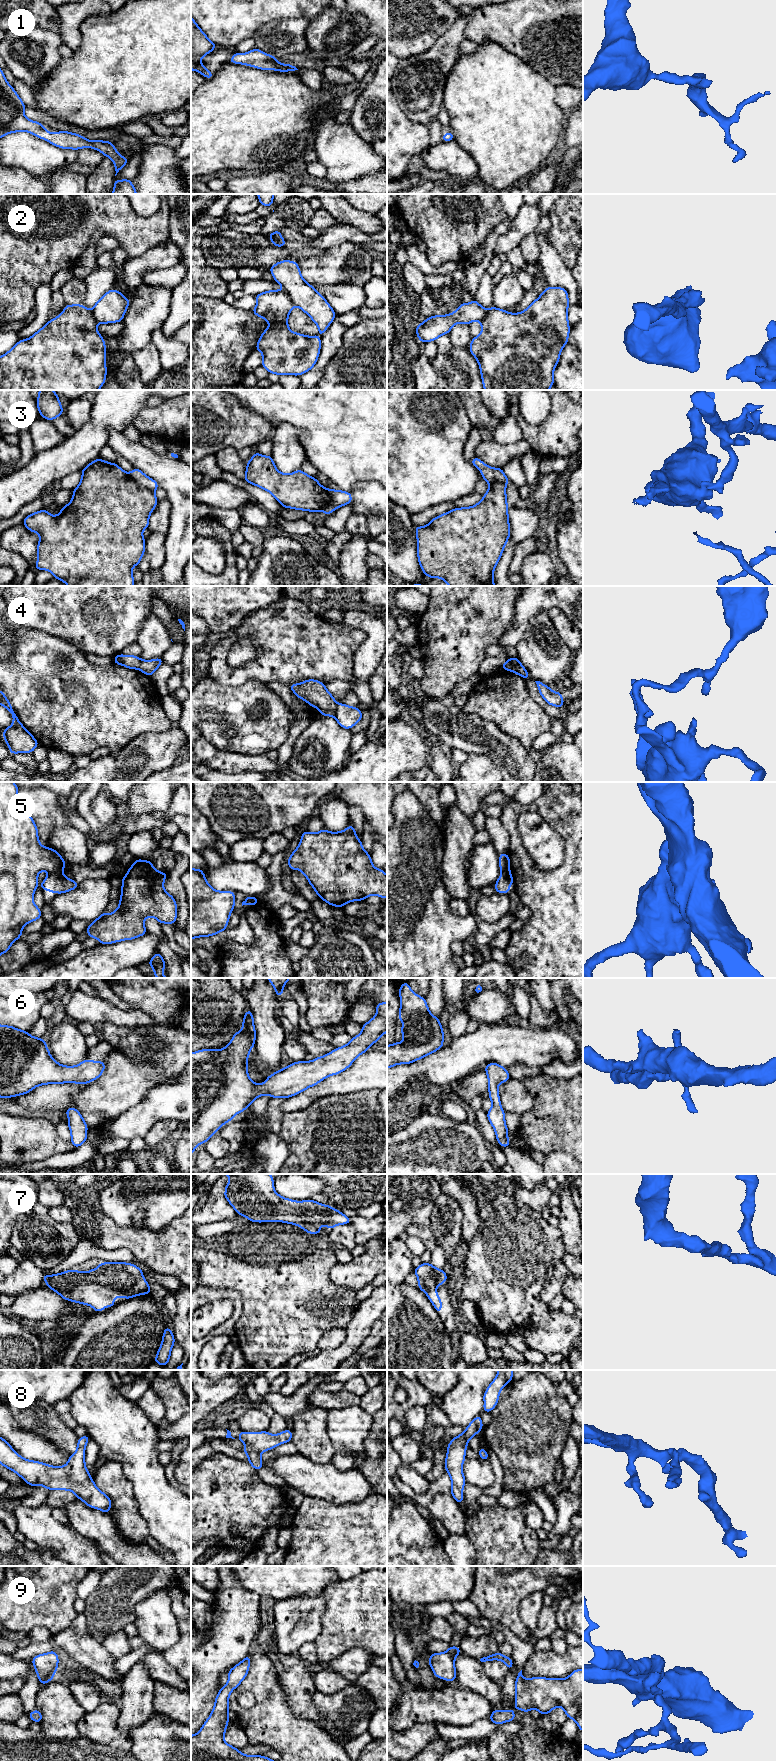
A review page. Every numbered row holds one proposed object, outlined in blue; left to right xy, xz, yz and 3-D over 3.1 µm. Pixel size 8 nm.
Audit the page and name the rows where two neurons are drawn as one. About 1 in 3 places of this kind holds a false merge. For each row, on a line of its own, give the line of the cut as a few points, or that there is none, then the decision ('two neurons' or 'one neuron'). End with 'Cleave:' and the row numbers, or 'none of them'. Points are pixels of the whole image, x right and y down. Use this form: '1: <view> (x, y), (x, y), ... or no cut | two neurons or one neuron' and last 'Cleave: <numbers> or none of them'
1: no cut | one neuron
2: no cut | one neuron
3: xy (128, 474), (136, 482), (153, 491) | two neurons
4: xz (337, 704), (333, 716) | two neurons
5: xy (61, 871), (49, 873) | two neurons
6: no cut | one neuron
7: no cut | one neuron
8: no cut | one neuron
9: no cut | one neuron
Cleave: 3, 4, 5

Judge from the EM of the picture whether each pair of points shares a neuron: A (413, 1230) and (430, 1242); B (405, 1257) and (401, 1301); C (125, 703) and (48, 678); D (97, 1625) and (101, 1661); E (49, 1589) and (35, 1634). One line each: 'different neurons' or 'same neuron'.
A: same neuron
B: different neurons
C: same neuron
D: different neurons
E: different neurons

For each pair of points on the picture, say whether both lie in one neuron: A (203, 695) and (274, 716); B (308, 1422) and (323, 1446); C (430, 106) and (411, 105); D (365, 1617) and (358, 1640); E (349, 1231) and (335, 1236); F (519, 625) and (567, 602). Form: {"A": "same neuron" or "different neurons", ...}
{"A": "same neuron", "B": "same neuron", "C": "same neuron", "D": "same neuron", "E": "same neuron", "F": "same neuron"}

